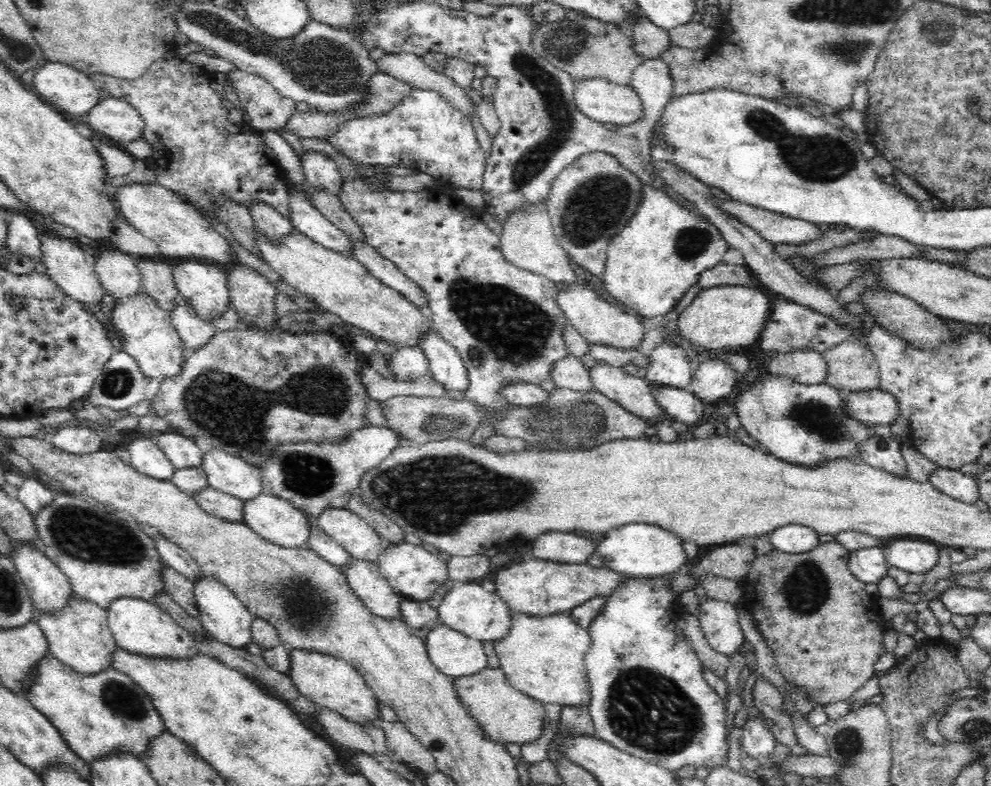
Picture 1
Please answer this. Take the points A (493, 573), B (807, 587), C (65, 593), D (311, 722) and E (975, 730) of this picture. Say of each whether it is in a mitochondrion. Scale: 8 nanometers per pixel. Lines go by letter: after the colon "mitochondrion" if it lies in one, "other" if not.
A: other
B: mitochondrion
C: other
D: other
E: mitochondrion

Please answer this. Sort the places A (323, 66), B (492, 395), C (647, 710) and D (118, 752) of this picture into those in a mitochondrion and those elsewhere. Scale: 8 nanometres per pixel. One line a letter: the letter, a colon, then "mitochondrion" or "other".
A: mitochondrion
B: other
C: mitochondrion
D: other

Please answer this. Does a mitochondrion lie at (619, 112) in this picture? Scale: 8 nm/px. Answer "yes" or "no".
no

